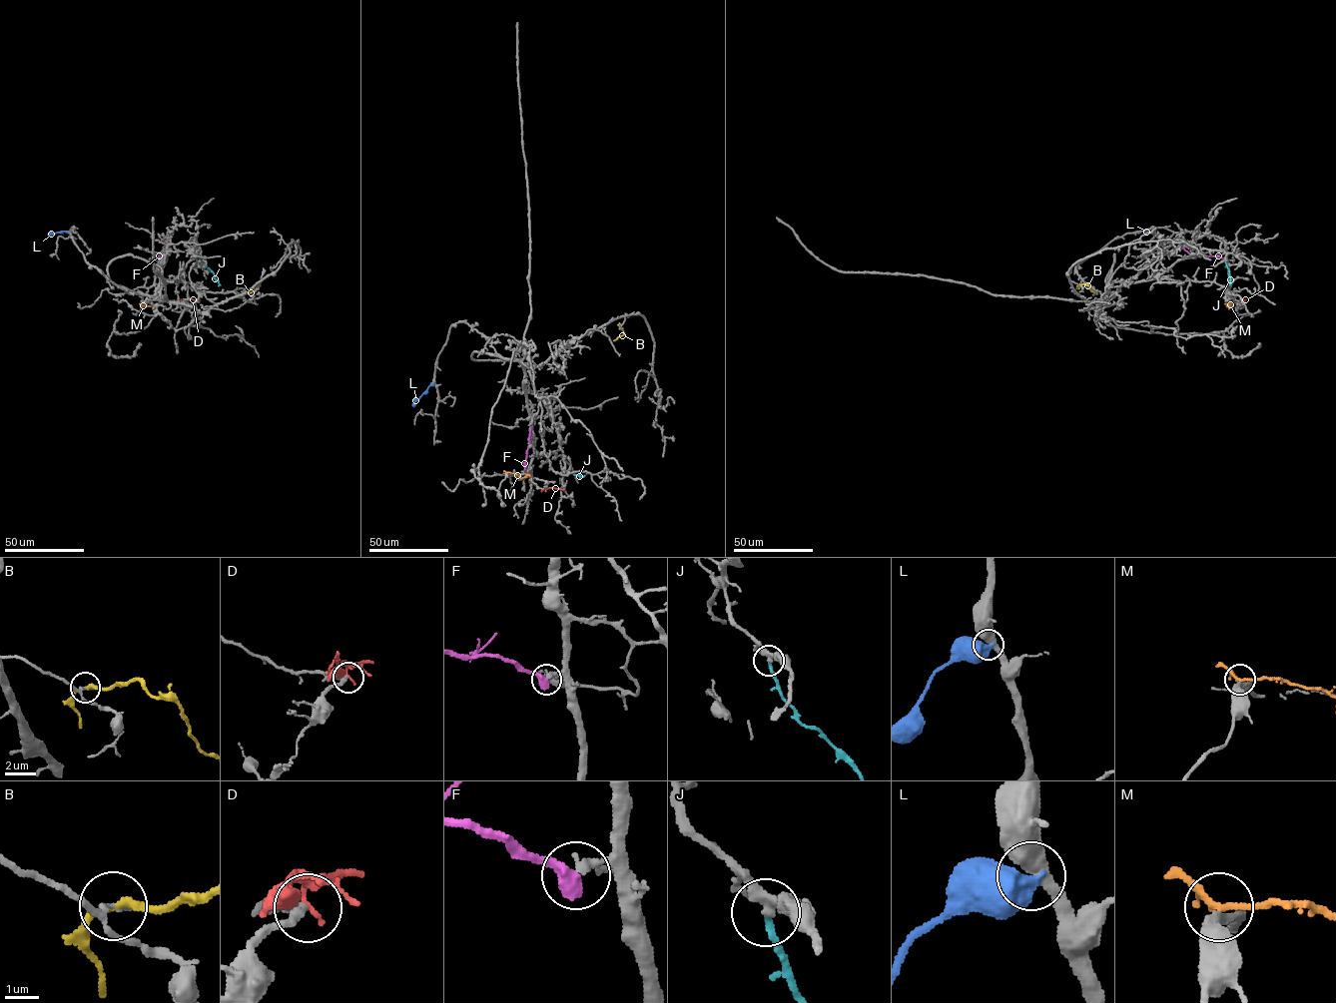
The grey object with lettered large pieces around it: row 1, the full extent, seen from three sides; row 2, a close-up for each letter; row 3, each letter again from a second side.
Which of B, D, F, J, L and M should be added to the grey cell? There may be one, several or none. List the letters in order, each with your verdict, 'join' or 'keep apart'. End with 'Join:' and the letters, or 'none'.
B: keep apart
D: keep apart
F: keep apart
J: join
L: keep apart
M: keep apart
Join: J

